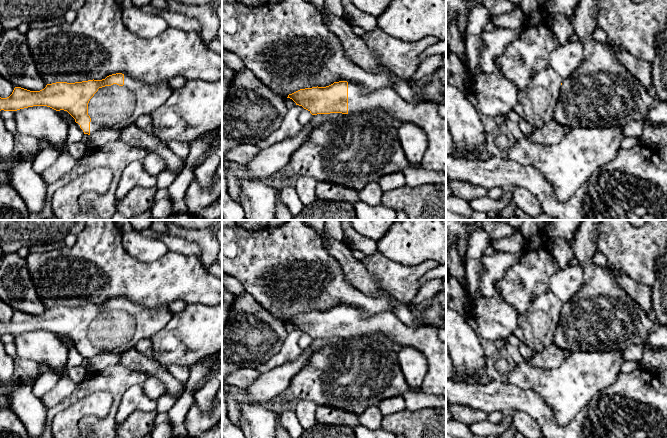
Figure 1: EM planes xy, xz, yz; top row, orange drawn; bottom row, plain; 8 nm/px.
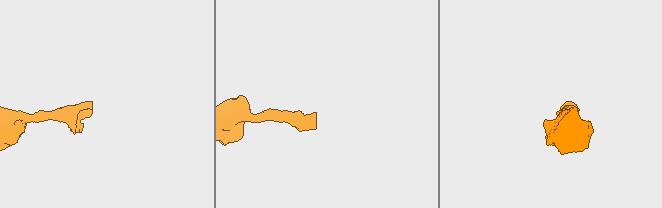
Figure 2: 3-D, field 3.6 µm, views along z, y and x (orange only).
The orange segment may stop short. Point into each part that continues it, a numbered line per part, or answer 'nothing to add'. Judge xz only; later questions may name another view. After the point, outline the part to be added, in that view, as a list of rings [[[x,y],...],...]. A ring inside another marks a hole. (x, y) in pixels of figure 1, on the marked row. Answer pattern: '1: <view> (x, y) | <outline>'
1: xz (425, 115) | [[[348,82],[348,113],[374,109],[383,109],[403,123],[418,125],[429,142],[419,165],[446,174],[446,118],[438,114],[437,104],[407,102],[391,87],[366,90]]]

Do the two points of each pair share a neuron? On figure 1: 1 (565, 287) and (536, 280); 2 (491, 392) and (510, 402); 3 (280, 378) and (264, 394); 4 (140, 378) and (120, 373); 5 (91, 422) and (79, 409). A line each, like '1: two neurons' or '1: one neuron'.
1: two neurons
2: one neuron
3: one neuron
4: one neuron
5: two neurons

